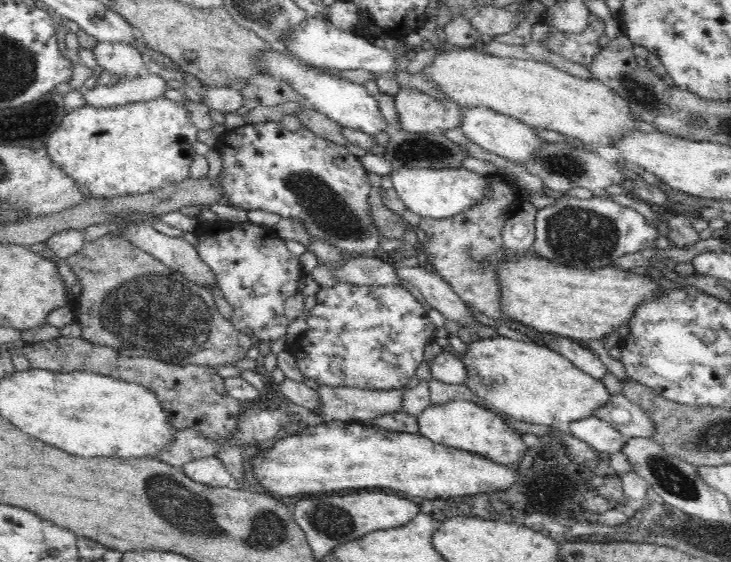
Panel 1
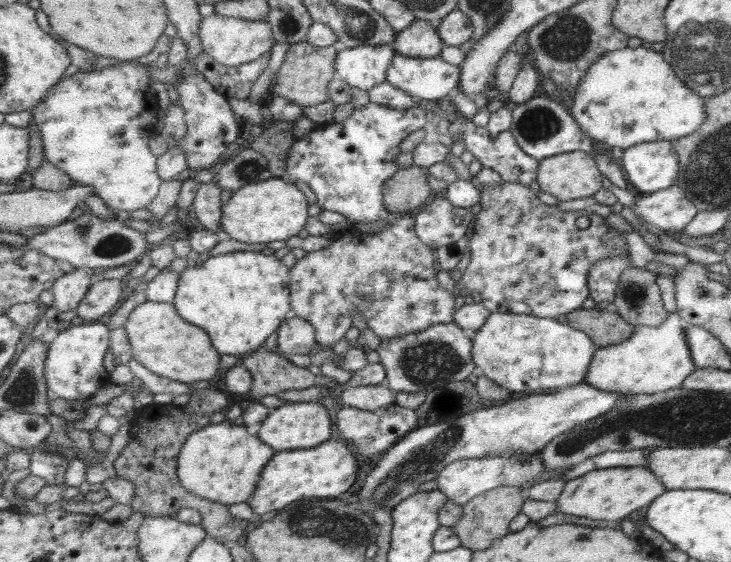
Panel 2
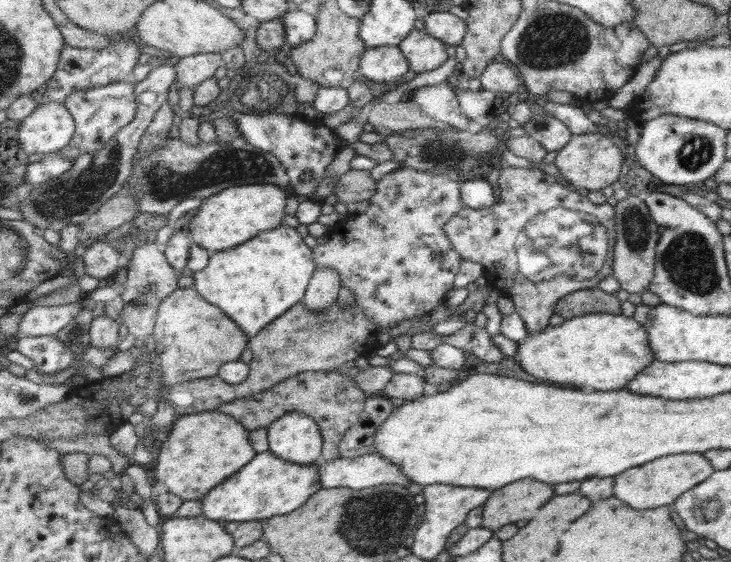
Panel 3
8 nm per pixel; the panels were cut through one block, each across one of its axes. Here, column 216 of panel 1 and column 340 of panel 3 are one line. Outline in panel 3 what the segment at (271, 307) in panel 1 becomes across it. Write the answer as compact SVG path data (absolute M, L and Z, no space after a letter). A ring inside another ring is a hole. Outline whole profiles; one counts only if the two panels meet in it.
M399 168L396 171L390 172L378 182L377 192L370 198L366 213L361 213L361 220L359 220L359 216L351 216L347 222L339 222L337 226L333 226L333 232L328 232L328 242L319 244L314 248L316 268L334 268L334 270L340 272L342 286L345 286L345 288L354 293L355 303L365 310L364 313L370 320L378 324L380 328L385 328L385 330L388 330L389 327L397 326L403 320L409 320L409 318L433 312L437 306L444 305L444 300L450 292L449 290L455 289L453 282L455 282L455 278L457 278L460 272L463 260L461 253L453 248L447 233L445 233L445 223L448 223L448 220L451 220L465 206L462 200L460 185L460 180L456 178L443 176L443 174L421 172L413 170L413 168Z

